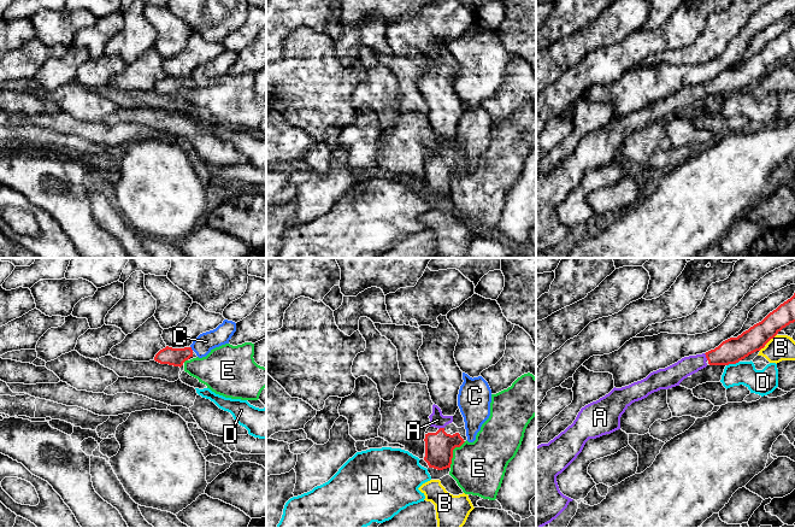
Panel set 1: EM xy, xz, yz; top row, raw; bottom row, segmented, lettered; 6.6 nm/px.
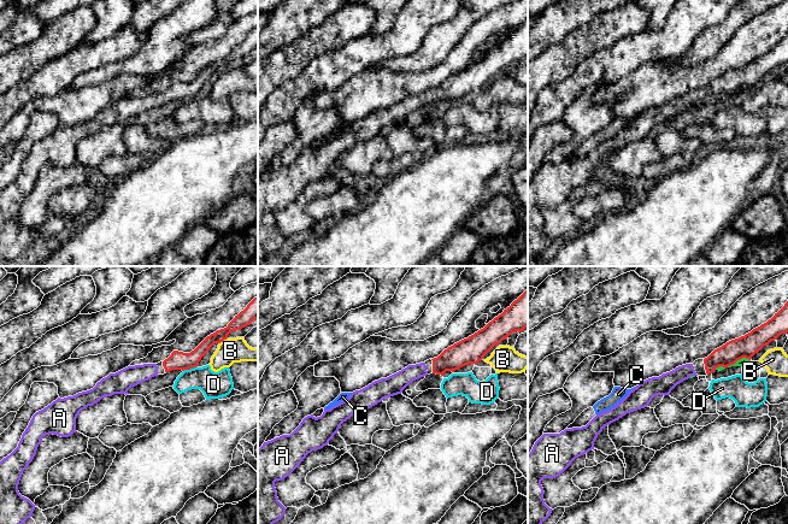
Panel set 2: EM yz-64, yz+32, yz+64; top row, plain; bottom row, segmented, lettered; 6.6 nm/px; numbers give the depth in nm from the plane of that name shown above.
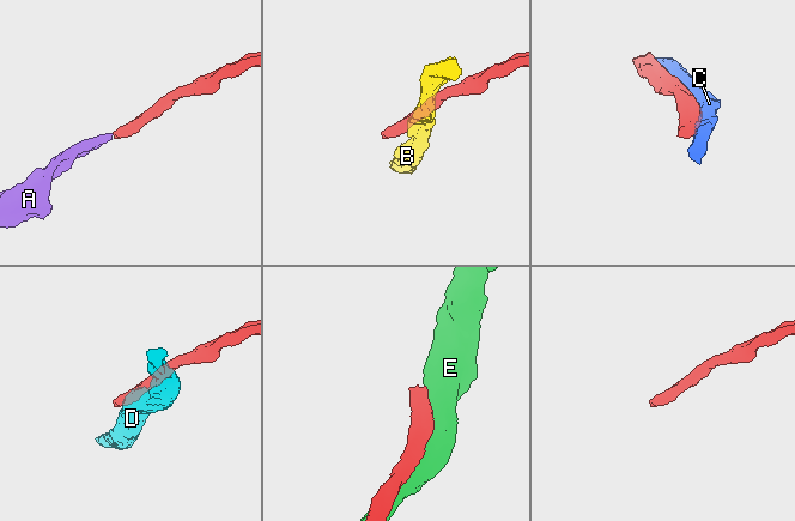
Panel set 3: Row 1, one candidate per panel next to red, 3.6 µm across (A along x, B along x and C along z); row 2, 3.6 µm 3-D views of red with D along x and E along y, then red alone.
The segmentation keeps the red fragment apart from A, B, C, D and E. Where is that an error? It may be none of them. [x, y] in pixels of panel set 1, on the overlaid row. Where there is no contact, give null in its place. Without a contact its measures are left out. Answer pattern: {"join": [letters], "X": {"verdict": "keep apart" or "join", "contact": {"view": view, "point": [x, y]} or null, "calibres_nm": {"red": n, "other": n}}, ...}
{"join": ["A"], "A": {"verdict": "join", "contact": {"view": "yz", "point": [706, 357]}, "calibres_nm": {"red": 170, "other": 140}}, "B": {"verdict": "keep apart", "contact": {"view": "yz", "point": [770, 339]}, "calibres_nm": {"red": 160, "other": 180}}, "C": {"verdict": "keep apart", "contact": {"view": "xy", "point": [190, 348]}, "calibres_nm": {"red": 120, "other": 130}}, "D": {"verdict": "keep apart", "contact": {"view": "yz", "point": [732, 363]}, "calibres_nm": {"red": 170, "other": 170}}, "E": {"verdict": "keep apart", "contact": {"view": "xz", "point": [452, 452]}, "calibres_nm": {"red": 190, "other": 360}}}

